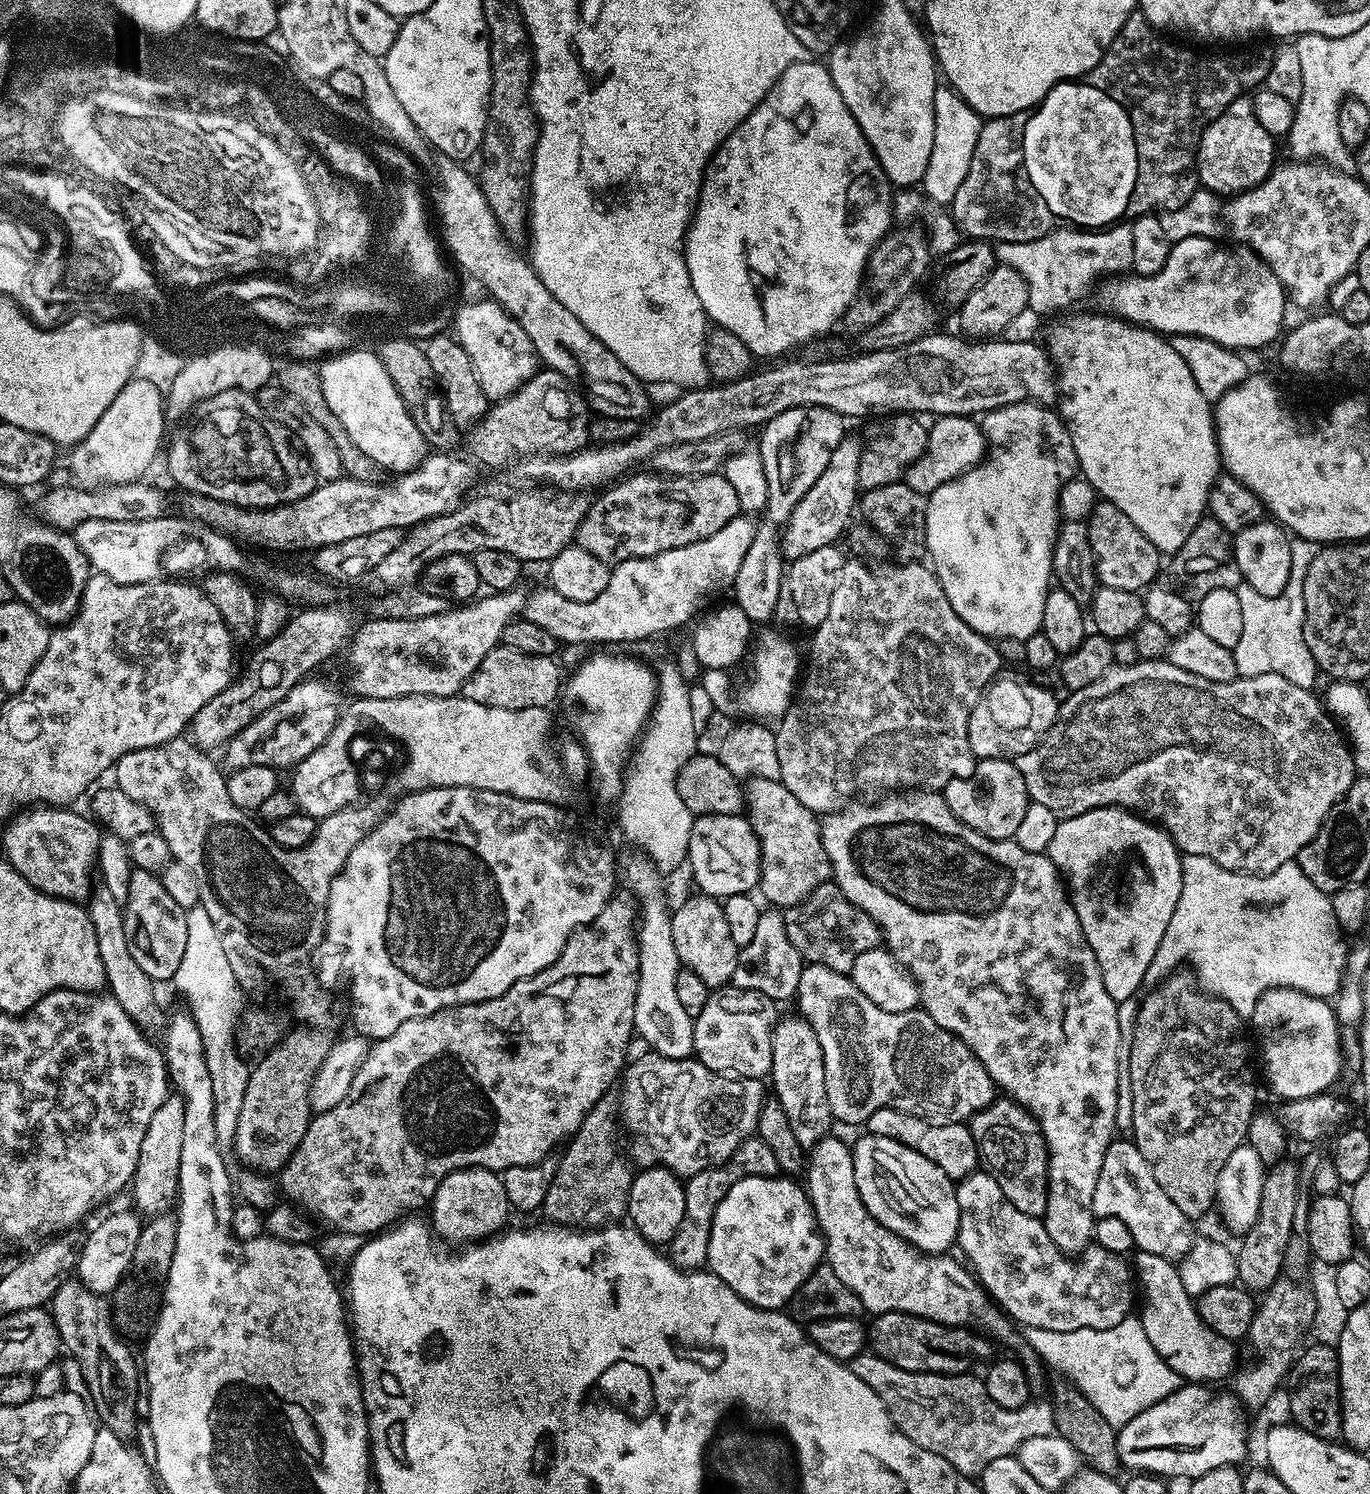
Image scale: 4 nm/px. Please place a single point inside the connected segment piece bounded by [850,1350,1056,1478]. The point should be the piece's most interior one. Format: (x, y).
(952, 1416)

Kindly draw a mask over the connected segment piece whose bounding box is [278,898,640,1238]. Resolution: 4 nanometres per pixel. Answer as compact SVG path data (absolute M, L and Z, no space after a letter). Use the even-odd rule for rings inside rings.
M613 898L608 901L608 905L602 910L602 914L598 914L598 918L594 918L592 924L587 924L584 928L578 928L576 933L568 939L566 946L562 950L562 954L558 959L550 965L546 970L542 970L538 974L528 977L527 980L520 980L514 986L510 986L510 990L506 990L506 994L502 994L493 1000L479 1000L477 1004L458 1004L455 1008L446 1008L442 1012L435 1012L426 1018L414 1018L410 1022L402 1022L402 1026L398 1026L398 1030L394 1030L394 1034L390 1034L390 1038L385 1040L375 1041L368 1049L368 1056L362 1062L362 1066L354 1074L354 1082L350 1086L350 1090L346 1094L346 1098L342 1098L342 1102L338 1102L338 1106L334 1106L329 1112L321 1112L313 1115L308 1122L308 1129L302 1138L302 1142L294 1150L294 1154L287 1160L278 1173L278 1188L281 1193L284 1192L289 1196L291 1203L297 1209L308 1211L310 1215L317 1216L320 1220L325 1220L329 1224L329 1229L339 1232L349 1232L352 1236L359 1236L361 1238L371 1237L373 1234L379 1233L381 1230L390 1228L393 1224L405 1219L406 1214L412 1214L415 1208L420 1208L431 1201L432 1195L438 1190L440 1180L446 1178L452 1172L457 1172L463 1168L488 1168L491 1172L500 1174L505 1168L513 1168L514 1166L530 1166L531 1164L541 1164L543 1160L549 1159L553 1155L552 1151L556 1147L559 1149L561 1145L572 1139L572 1136L582 1126L582 1122L586 1118L588 1111L598 1103L599 1100L604 1099L609 1095L612 1083L617 1083L618 1077L625 1071L626 1059L624 1055L628 1052L628 1043L634 1040L634 1029L636 1023L634 1022L634 1002L636 1001L636 991L638 990L638 954L640 953L640 946L636 942L636 930L638 927L638 916L634 911L634 904L631 899L619 900Z

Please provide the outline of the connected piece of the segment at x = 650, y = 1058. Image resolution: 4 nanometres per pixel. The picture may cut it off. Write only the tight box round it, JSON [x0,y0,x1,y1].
[618,1054,766,1178]

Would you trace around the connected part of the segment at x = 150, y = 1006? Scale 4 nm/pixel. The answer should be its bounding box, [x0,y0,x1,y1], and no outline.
[86,886,166,1034]

